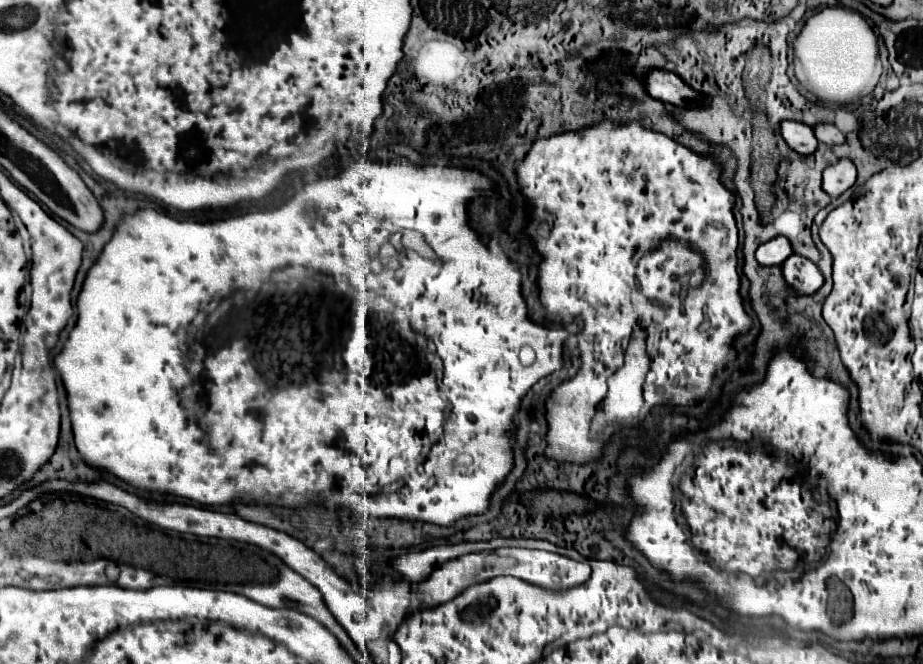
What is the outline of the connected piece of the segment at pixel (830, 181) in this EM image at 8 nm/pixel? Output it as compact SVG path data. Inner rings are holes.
M838 160L836 164L828 166L824 170L824 182L822 188L832 198L838 198L842 192L846 192L856 182L856 166L852 160Z

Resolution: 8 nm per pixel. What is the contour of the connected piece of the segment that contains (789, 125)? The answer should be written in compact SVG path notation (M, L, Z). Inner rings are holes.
M784 120L780 126L780 134L788 142L788 146L800 154L814 154L820 144L814 136L814 130L810 126L800 124L800 122Z

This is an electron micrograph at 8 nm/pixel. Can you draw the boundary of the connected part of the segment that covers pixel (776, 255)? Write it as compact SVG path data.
M776 236L772 238L770 242L762 244L758 250L756 250L756 260L762 264L762 266L780 266L788 256L792 256L794 250L792 250L792 244L788 238L784 236Z

